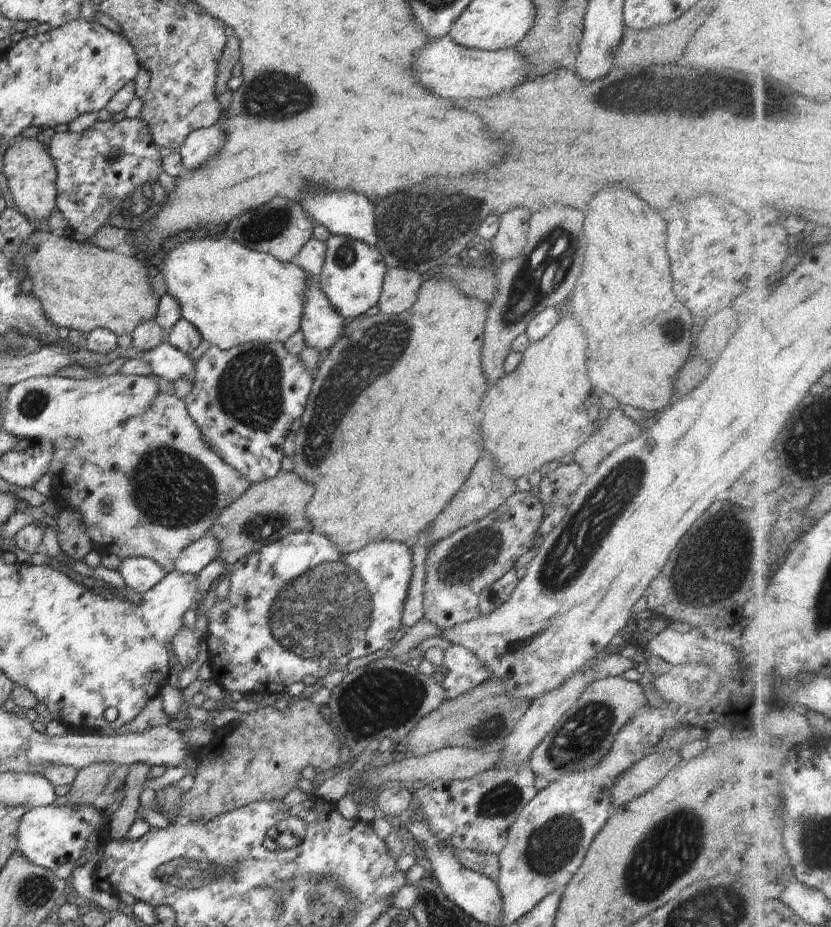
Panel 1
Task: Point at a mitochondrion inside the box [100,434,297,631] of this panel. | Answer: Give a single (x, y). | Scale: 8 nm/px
(173, 489)

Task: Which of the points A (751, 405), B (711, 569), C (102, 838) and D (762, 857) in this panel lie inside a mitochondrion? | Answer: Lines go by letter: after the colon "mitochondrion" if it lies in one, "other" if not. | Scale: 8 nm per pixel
A: other
B: mitochondrion
C: other
D: other

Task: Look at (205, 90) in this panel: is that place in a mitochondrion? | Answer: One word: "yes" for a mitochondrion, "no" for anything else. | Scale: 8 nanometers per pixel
no

